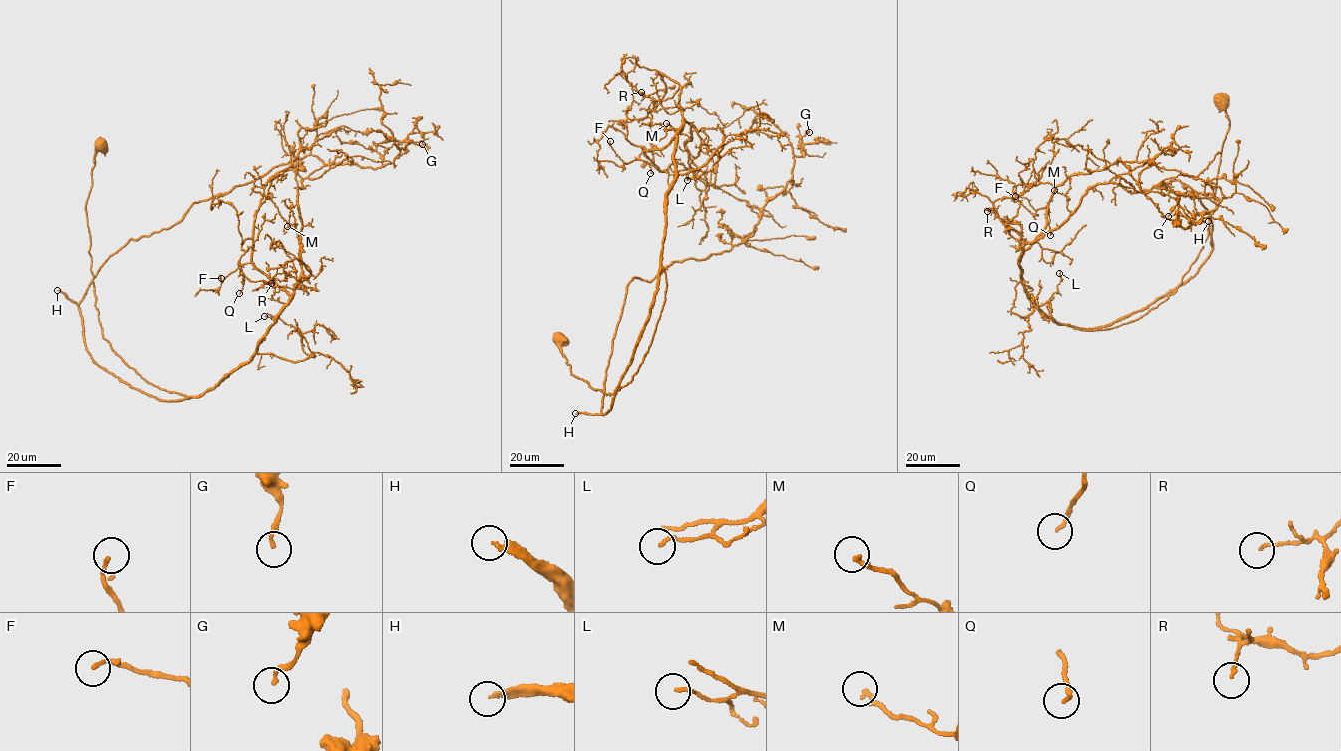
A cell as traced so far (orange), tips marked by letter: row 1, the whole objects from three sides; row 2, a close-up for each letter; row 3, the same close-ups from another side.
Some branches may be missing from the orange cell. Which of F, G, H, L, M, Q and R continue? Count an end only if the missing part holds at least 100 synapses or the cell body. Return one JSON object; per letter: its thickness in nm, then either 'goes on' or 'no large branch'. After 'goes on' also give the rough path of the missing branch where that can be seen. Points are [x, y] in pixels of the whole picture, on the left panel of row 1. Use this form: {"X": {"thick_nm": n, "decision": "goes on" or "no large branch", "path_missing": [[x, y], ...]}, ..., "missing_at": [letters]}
{"F": {"thick_nm": 100, "decision": "no large branch"}, "G": {"thick_nm": 160, "decision": "no large branch"}, "H": {"thick_nm": 200, "decision": "goes on"}, "L": {"thick_nm": 120, "decision": "no large branch"}, "M": {"thick_nm": 180, "decision": "no large branch"}, "Q": {"thick_nm": 130, "decision": "no large branch"}, "R": {"thick_nm": 130, "decision": "no large branch"}, "missing_at": ["H"]}

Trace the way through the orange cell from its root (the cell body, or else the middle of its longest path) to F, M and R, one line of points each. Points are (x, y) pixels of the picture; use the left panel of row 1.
F: (103, 144), (86, 212), (111, 348), (154, 386), (208, 390), (289, 299), (249, 262), (221, 278)
M: (103, 144), (86, 205), (95, 304), (103, 338), (154, 386), (196, 398), (250, 360), (301, 273), (287, 226)
R: (103, 144), (86, 205), (95, 304), (103, 338), (149, 383), (196, 398), (250, 360), (298, 280), (271, 283)

